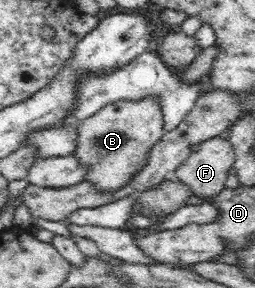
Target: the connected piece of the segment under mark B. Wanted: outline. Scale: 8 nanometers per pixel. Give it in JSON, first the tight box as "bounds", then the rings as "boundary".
{"bounds":[72,98,165,195],"boundary":[[[159,98],[116,100],[100,108],[96,115],[83,119],[76,128],[76,150],[72,155],[86,169],[82,181],[92,184],[100,193],[111,195],[133,181],[147,163],[152,147],[165,135],[164,113]]]}

